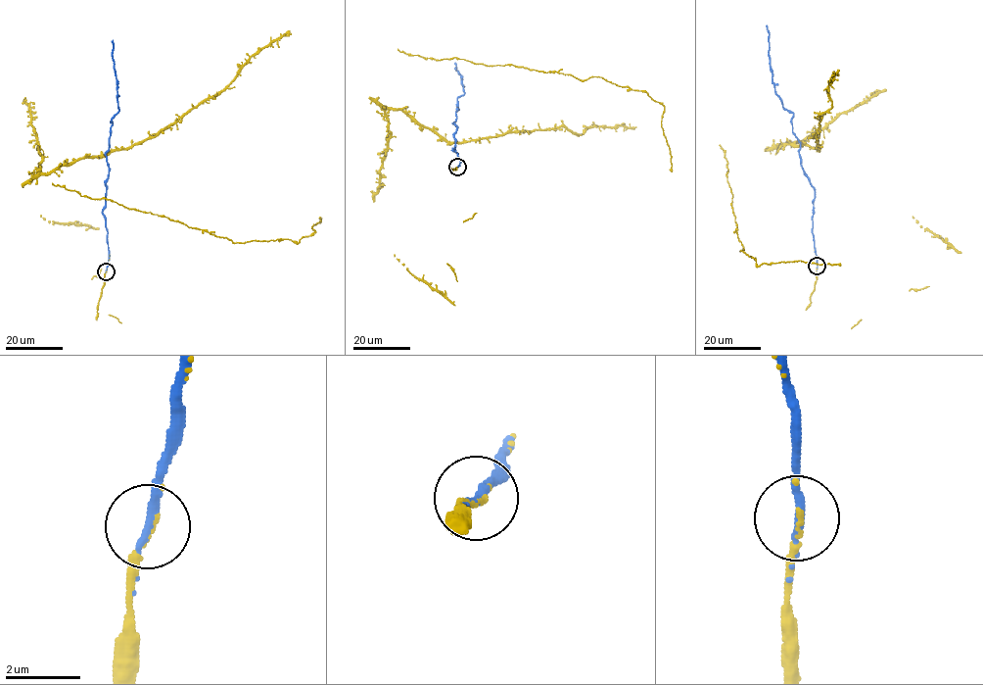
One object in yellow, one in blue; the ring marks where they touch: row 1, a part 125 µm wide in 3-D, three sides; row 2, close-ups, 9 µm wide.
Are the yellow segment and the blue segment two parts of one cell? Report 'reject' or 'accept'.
accept

